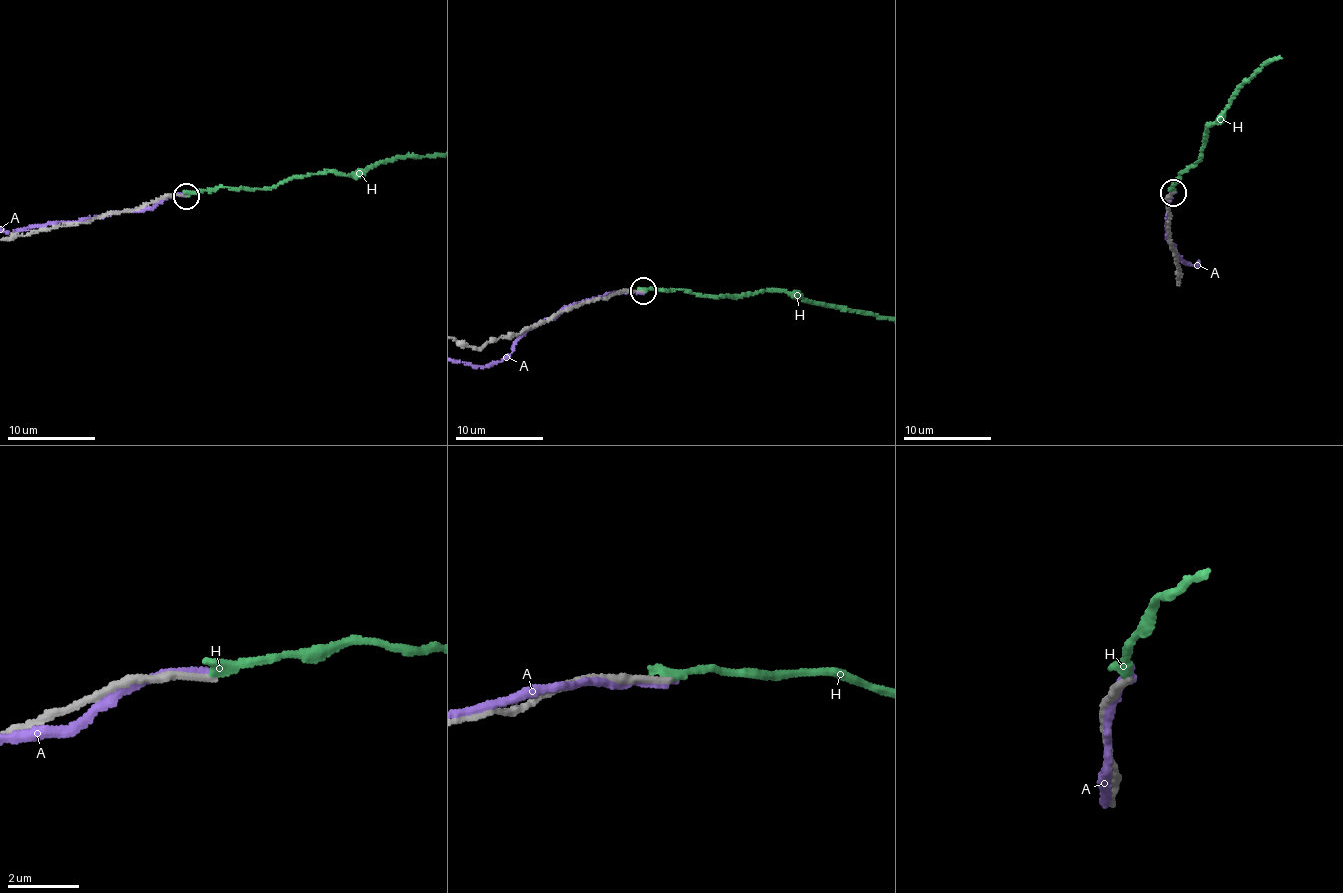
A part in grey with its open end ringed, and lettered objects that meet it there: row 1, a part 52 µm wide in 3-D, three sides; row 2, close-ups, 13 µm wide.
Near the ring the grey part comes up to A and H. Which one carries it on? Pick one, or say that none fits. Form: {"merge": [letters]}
{"merge": []}

